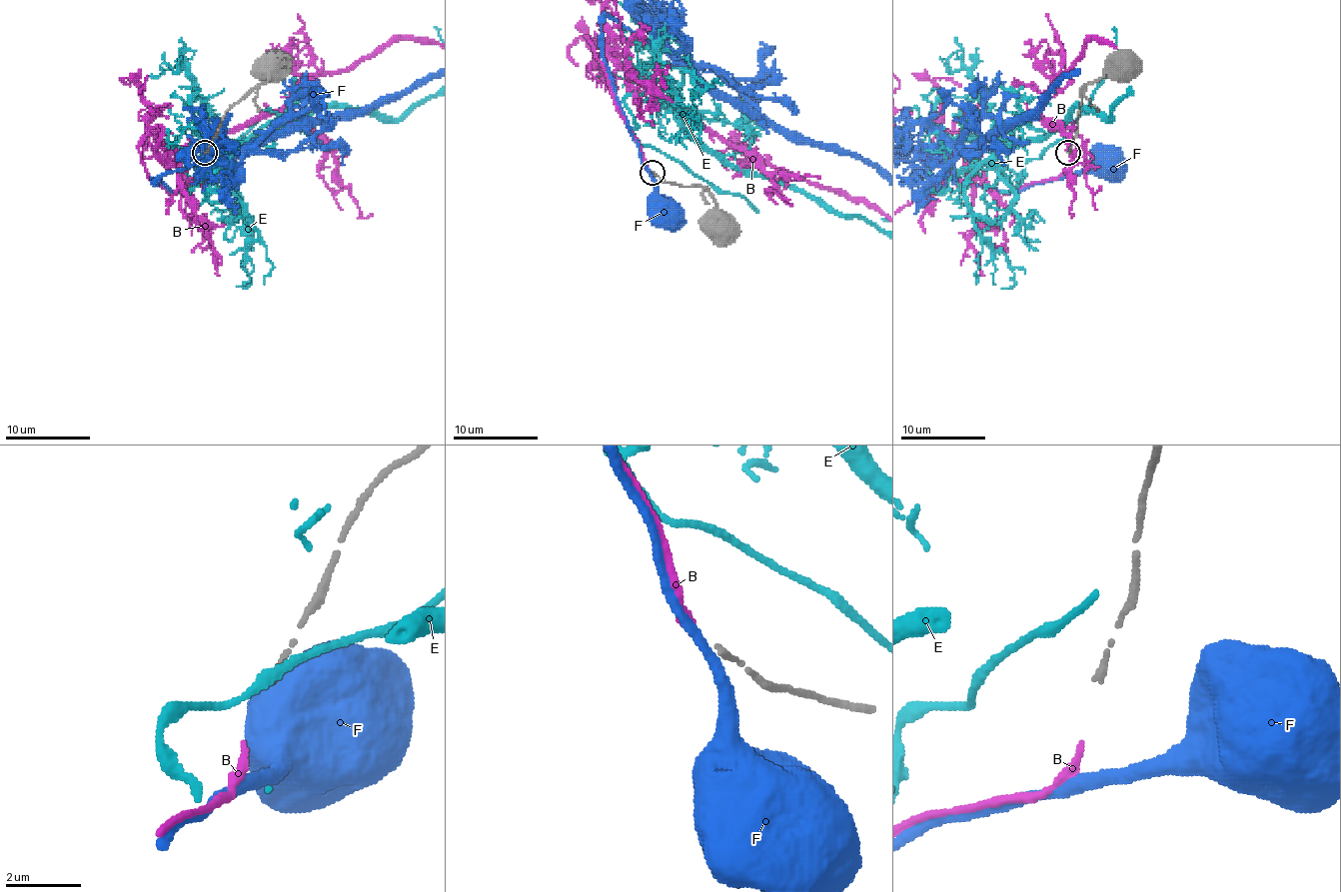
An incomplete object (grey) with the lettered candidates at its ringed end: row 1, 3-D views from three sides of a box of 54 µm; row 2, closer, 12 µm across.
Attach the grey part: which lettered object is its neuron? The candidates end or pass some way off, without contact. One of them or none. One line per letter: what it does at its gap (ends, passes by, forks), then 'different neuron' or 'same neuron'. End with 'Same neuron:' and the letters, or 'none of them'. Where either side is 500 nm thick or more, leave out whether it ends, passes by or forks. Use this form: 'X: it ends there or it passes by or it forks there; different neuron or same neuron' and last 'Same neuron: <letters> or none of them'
B: it ends there; same neuron
E: it passes by; different neuron
F: it passes by; different neuron
Same neuron: B

